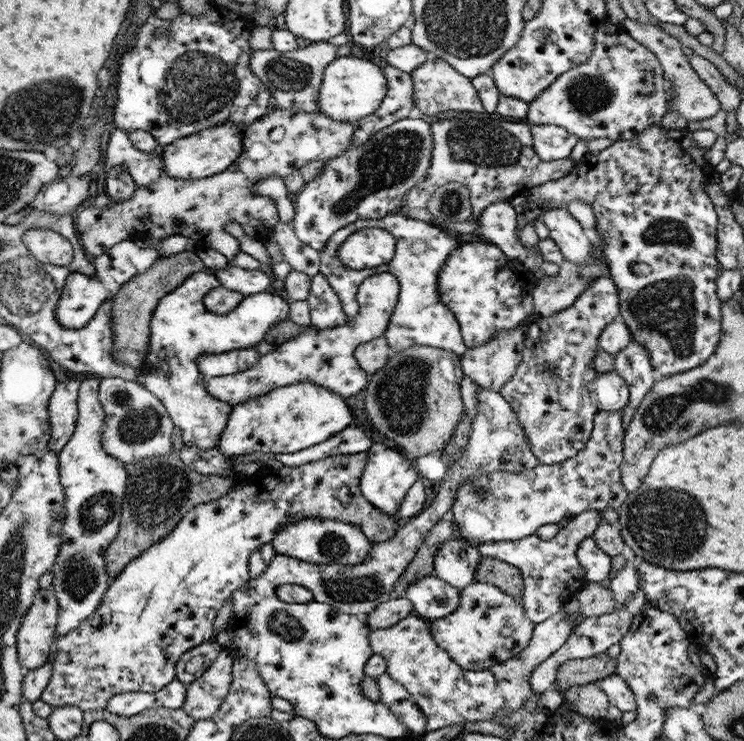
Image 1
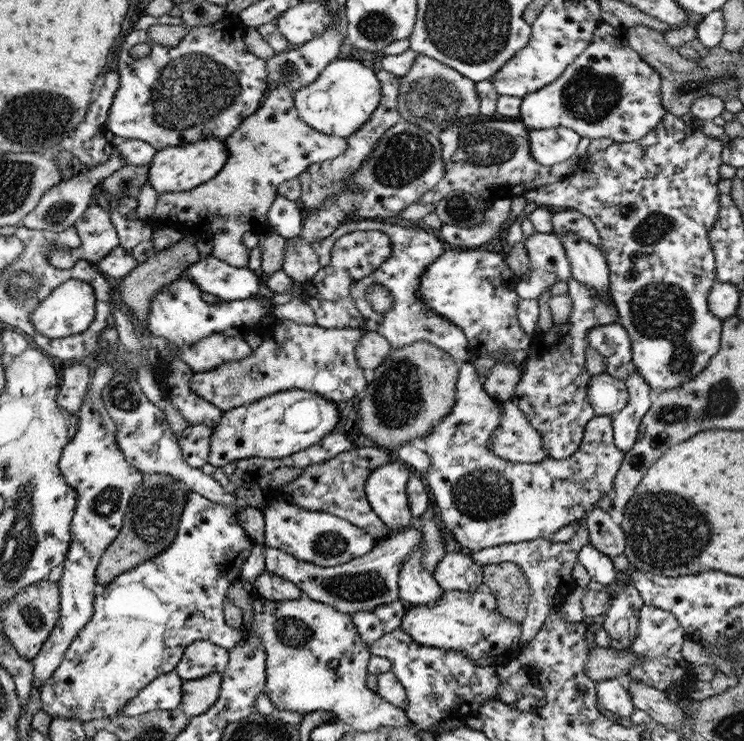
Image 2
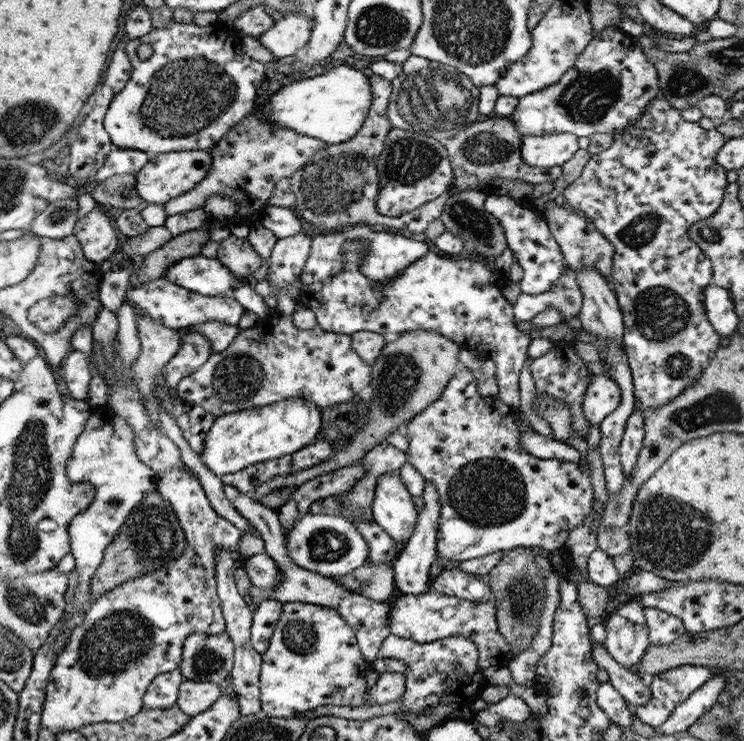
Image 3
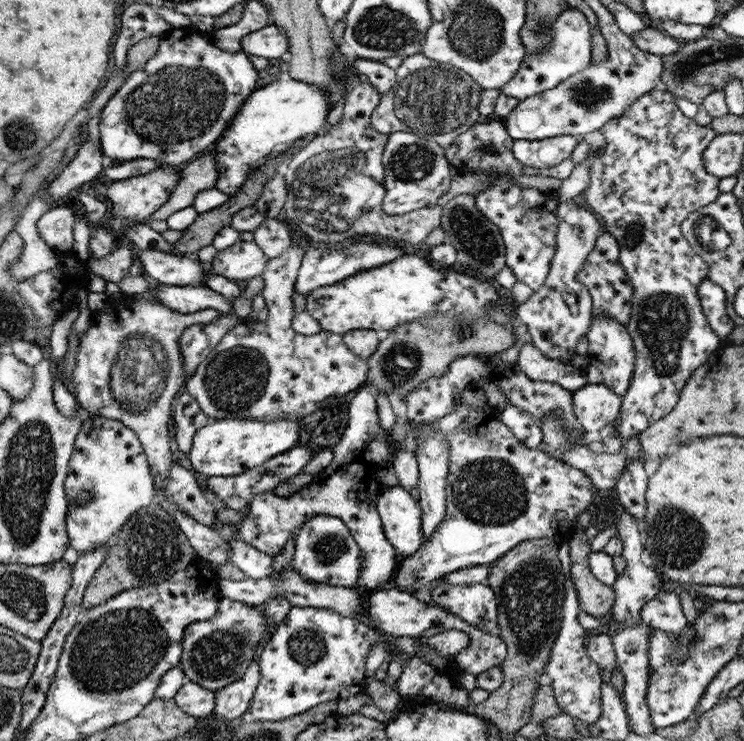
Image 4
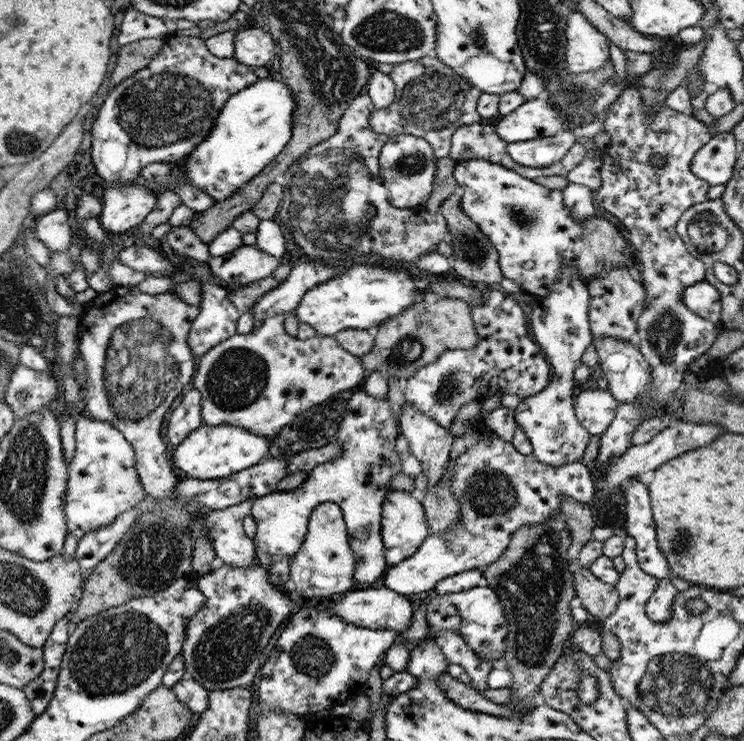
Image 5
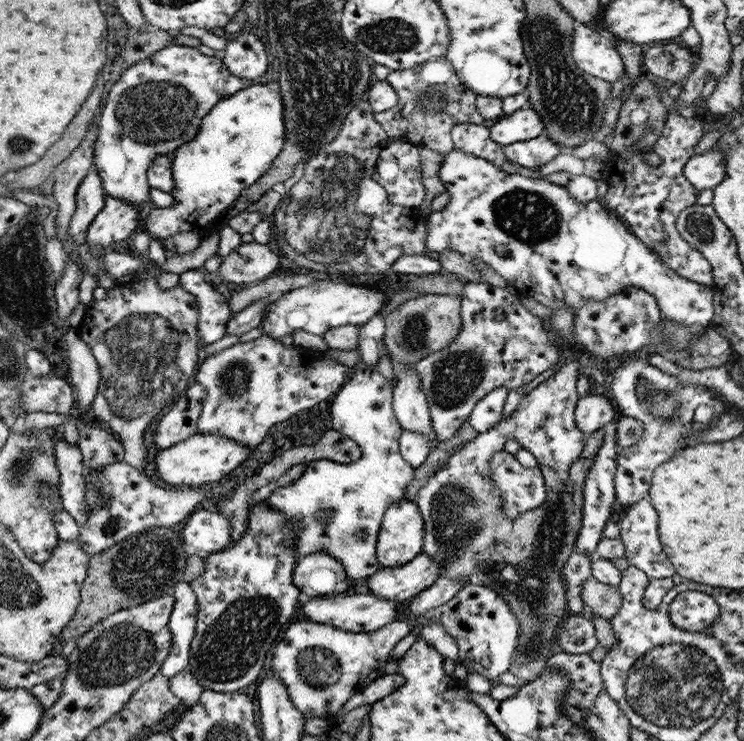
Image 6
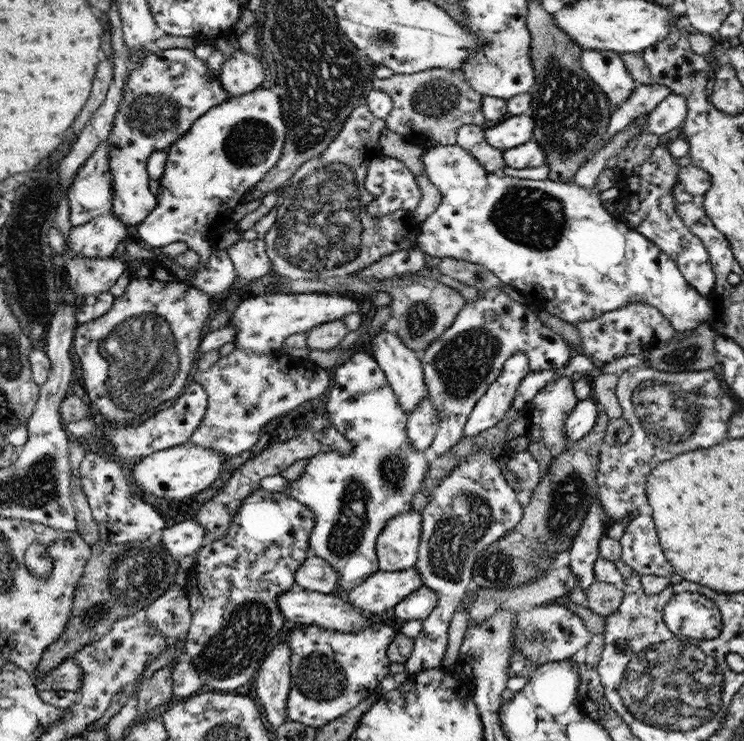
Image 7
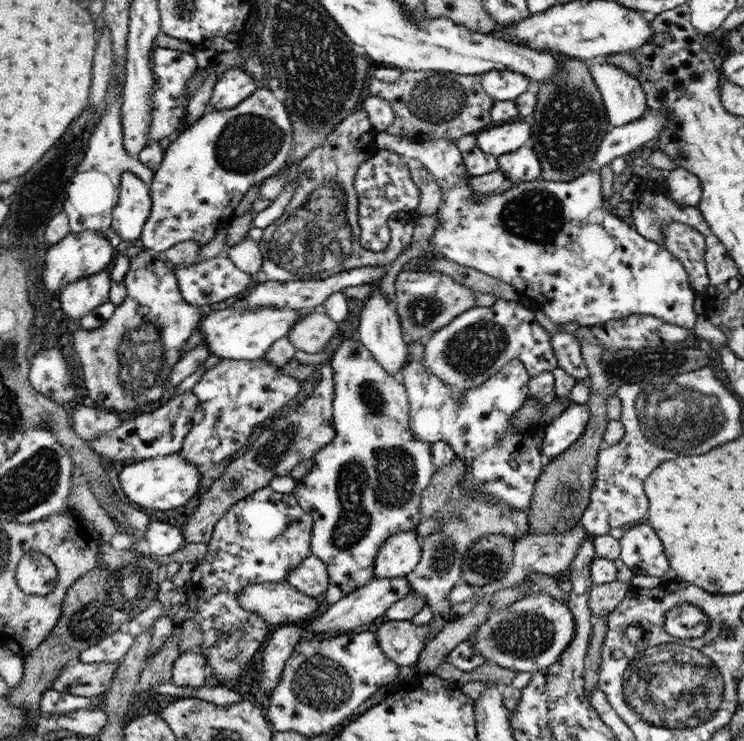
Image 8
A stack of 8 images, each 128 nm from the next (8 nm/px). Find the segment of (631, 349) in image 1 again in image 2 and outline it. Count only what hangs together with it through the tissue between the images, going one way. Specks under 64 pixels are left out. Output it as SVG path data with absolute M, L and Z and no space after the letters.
M632 363L628 367L628 377L624 382L629 397L626 406L614 414L612 424L614 445L626 454L634 447L643 416L649 412L655 393L648 383L638 375L638 371Z

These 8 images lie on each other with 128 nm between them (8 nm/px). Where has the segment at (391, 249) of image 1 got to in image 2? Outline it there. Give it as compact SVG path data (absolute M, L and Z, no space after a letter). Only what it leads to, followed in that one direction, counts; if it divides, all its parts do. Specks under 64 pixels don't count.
M378 230L356 231L341 236L335 243L331 252L328 266L322 267L310 280L303 282L300 300L308 304L315 314L315 325L320 328L356 328L366 330L364 318L358 314L358 308L352 300L351 288L356 281L368 276L376 270L391 254L390 237Z

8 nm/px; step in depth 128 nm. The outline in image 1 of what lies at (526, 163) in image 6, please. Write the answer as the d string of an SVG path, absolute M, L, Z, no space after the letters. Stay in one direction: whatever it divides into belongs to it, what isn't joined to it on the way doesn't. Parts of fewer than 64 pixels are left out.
M531 125L533 149L543 161L570 157L579 138L565 128L554 125Z

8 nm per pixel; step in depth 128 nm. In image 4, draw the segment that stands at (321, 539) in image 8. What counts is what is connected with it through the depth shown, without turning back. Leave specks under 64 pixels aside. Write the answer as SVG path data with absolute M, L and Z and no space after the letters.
M365 386L351 399L346 432L340 443L330 448L333 453L332 462L315 474L307 486L289 497L264 492L254 495L249 500L247 517L239 524L243 541L273 557L283 550L290 538L295 538L299 528L308 519L316 515L329 514L343 520L359 546L361 571L356 586L363 591L371 591L389 585L401 557L383 531L377 511L377 498L382 491L380 472L391 465L388 449L396 448L398 445L379 423L375 395L369 386Z

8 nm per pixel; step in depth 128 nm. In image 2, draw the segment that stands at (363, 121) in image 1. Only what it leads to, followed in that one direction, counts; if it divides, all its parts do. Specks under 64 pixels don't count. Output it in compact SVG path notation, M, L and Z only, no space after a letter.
M384 69L379 70L379 72L377 71L376 76L381 84L382 98L380 104L371 114L371 117L354 134L351 134L347 138L346 150L340 156L333 159L311 164L300 174L301 198L299 204L305 212L312 208L318 208L329 196L343 192L345 186L347 186L347 180L351 180L351 176L359 170L361 164L367 159L367 156L375 149L375 145L382 138L382 135L396 123L402 121L398 112L401 77L396 76L393 72L386 72Z

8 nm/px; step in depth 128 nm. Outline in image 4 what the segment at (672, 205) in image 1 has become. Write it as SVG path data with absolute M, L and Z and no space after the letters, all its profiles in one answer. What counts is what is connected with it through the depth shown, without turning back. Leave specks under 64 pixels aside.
M654 88L652 92L640 96L620 116L609 120L603 127L600 127L599 130L606 139L606 147L601 152L596 153L594 160L591 162L589 187L583 190L578 196L578 202L587 209L590 209L597 216L598 220L601 221L604 231L608 232L608 234L612 235L618 241L619 261L624 267L628 279L630 279L633 286L630 320L628 320L627 330L635 351L634 373L632 374L632 381L630 381L630 386L626 394L621 397L620 412L615 418L615 428L620 431L620 441L622 441L623 446L630 441L630 437L641 435L650 424L666 416L675 407L675 404L679 401L679 396L684 385L686 385L694 370L703 366L708 361L709 356L719 348L720 342L722 342L708 325L706 316L702 313L703 309L700 305L700 299L698 299L697 288L704 279L707 279L708 264L692 250L692 247L681 233L681 222L691 212L713 203L720 196L721 192L718 189L720 178L712 176L707 172L705 164L703 164L703 152L718 134L710 126L701 126L694 119L684 116L682 111L678 109L675 100L674 96L667 91L659 91Z

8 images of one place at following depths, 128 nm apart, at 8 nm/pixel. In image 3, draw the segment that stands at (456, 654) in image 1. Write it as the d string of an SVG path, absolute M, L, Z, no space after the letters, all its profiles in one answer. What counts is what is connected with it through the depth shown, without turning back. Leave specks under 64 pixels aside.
M426 591L421 595L407 595L397 593L392 600L390 600L391 609L389 610L389 629L392 634L396 636L406 637L418 641L419 643L431 643L435 640L445 639L447 636L462 635L469 638L477 646L478 660L477 666L485 669L489 666L496 666L496 668L507 667L513 660L510 655L510 645L508 641L502 636L499 631L497 623L497 612L495 603L488 602L472 602L465 598L458 598L457 596L446 596L436 591Z

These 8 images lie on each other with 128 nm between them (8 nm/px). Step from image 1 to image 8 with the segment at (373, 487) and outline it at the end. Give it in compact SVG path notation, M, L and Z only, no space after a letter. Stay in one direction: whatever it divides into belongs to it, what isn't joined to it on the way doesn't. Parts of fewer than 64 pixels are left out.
M418 526L400 530L388 536L379 548L374 563L374 577L406 577L421 559L421 541L417 535Z

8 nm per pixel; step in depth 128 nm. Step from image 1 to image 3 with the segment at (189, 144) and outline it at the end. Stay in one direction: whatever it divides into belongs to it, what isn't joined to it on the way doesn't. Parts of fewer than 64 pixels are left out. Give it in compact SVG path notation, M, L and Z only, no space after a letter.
M209 150L165 152L153 155L152 160L140 172L135 173L135 188L137 188L135 191L141 198L141 207L146 204L163 205L185 192L192 191L209 174L212 164L213 157Z

